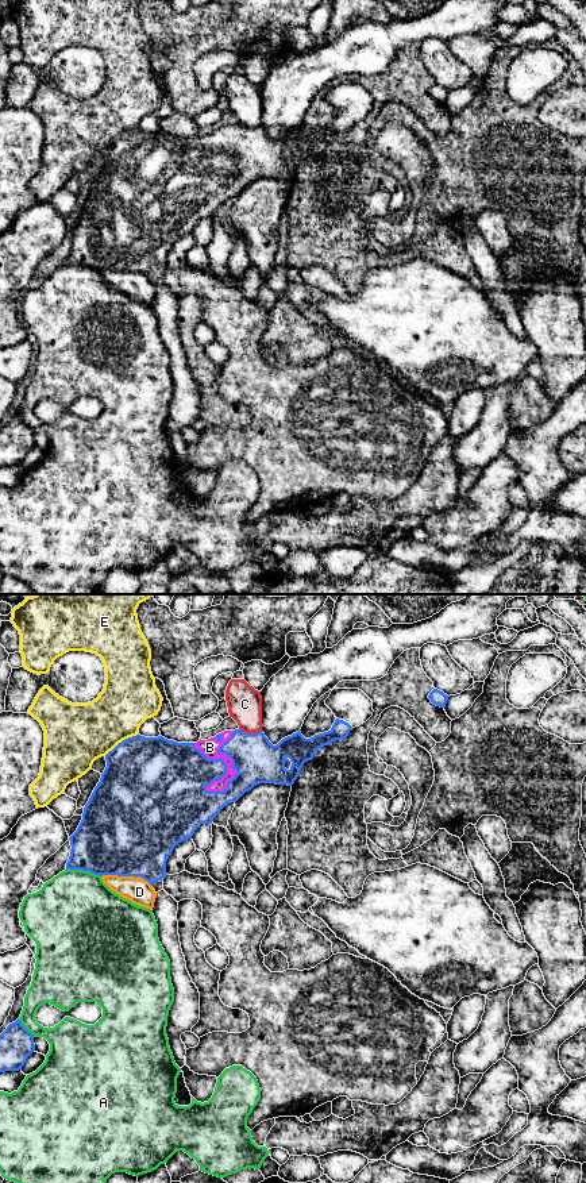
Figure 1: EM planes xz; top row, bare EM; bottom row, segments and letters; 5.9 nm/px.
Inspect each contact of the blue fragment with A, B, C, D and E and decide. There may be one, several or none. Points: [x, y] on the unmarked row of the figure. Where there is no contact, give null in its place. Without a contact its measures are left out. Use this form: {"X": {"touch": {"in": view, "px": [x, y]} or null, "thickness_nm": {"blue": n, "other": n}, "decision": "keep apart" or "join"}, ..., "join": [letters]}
{"A": {"touch": {"in": "xz", "px": [84, 265]}, "thickness_nm": {"blue": 440, "other": 480}, "decision": "keep apart"}, "B": {"touch": {"in": "xz", "px": [232, 162]}, "thickness_nm": {"blue": 280, "other": 100}, "decision": "join"}, "C": {"touch": {"in": "xz", "px": [250, 128]}, "thickness_nm": {"blue": 280, "other": 200}, "decision": "keep apart"}, "D": {"touch": {"in": "xz", "px": [126, 270]}, "thickness_nm": {"blue": 500, "other": 160}, "decision": "keep apart"}, "E": {"touch": {"in": "xz", "px": [122, 137]}, "thickness_nm": {"blue": 480, "other": 360}, "decision": "keep apart"}, "join": ["B"]}

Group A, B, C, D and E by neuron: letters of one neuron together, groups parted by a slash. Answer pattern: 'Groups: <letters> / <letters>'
Groups: A / B / C / D / E

